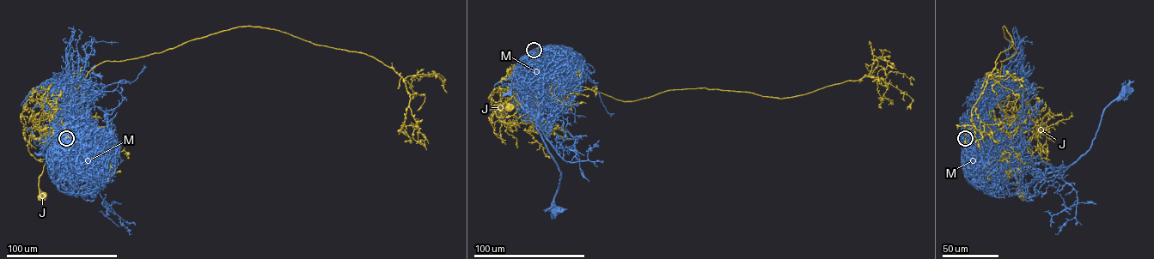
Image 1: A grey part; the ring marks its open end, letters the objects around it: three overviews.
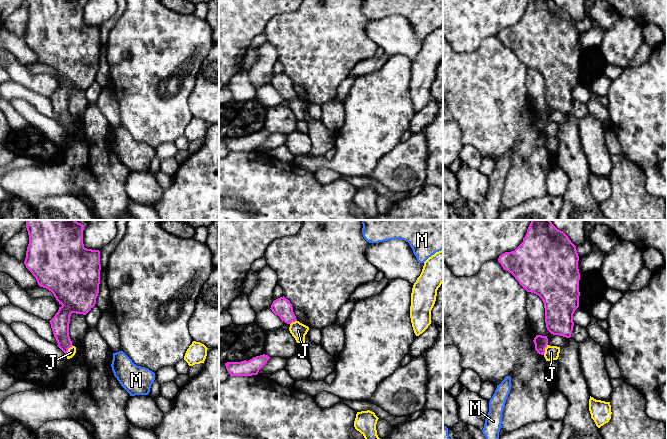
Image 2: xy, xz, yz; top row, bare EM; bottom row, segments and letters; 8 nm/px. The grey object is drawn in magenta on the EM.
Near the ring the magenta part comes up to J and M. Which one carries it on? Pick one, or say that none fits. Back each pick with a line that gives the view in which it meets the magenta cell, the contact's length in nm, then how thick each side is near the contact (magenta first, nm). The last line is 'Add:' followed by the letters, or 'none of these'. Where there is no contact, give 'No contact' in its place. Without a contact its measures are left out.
M: No contact
Add: M

